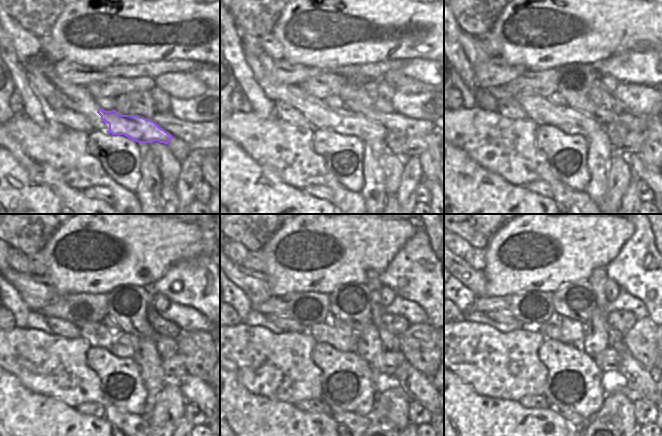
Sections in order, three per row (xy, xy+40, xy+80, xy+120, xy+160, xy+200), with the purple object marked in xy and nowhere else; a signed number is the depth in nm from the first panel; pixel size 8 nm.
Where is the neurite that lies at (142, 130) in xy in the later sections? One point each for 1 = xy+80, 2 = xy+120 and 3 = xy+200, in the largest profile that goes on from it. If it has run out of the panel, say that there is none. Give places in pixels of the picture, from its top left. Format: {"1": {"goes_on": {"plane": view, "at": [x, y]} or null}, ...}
{"1": {"goes_on": {"plane": "xy+80", "at": [569, 120]}}, "2": {"goes_on": {"plane": "xy+120", "at": [121, 344]}}, "3": {"goes_on": {"plane": "xy+200", "at": [555, 334]}}}

